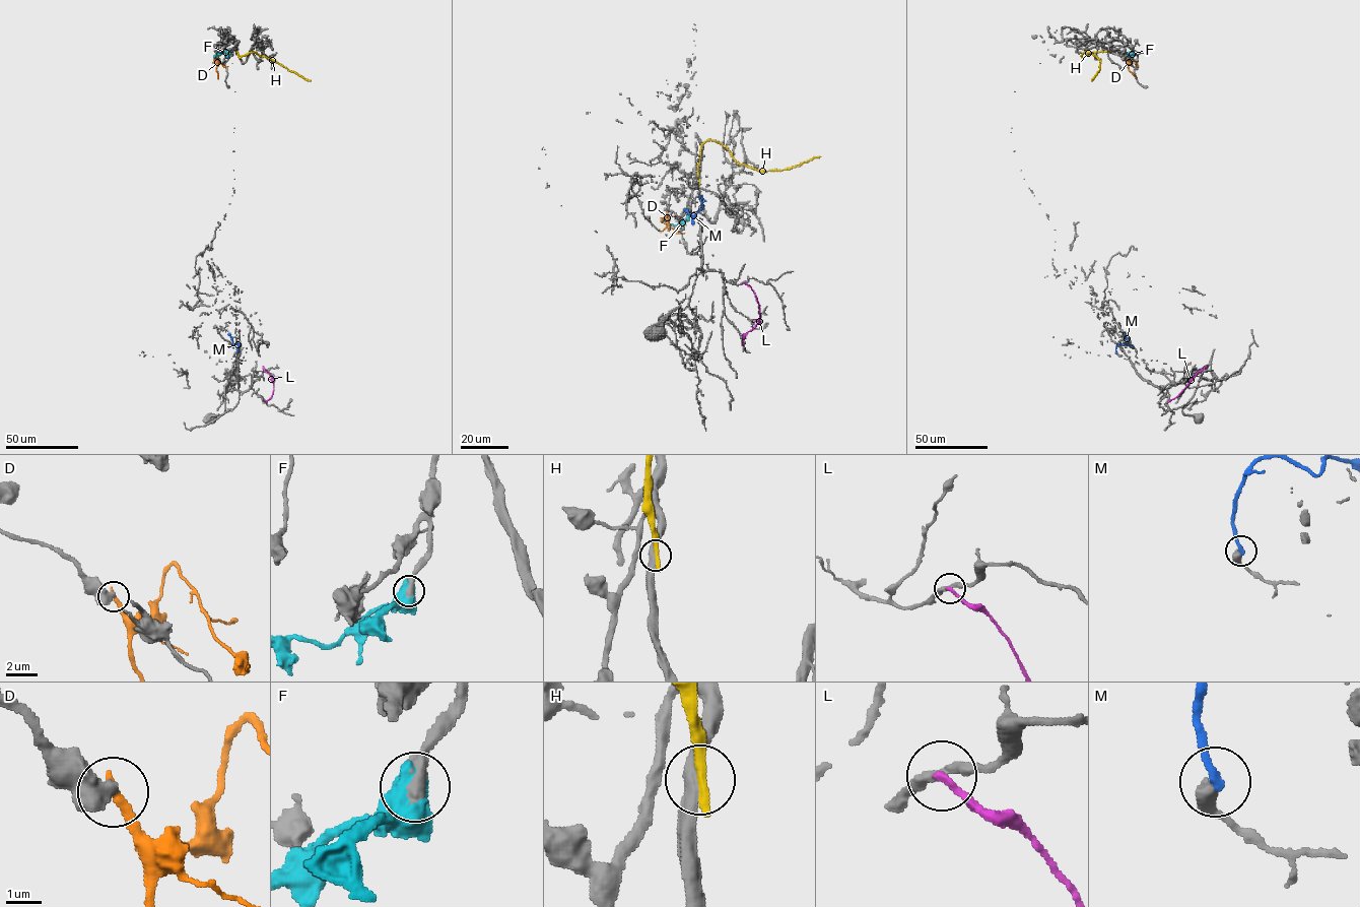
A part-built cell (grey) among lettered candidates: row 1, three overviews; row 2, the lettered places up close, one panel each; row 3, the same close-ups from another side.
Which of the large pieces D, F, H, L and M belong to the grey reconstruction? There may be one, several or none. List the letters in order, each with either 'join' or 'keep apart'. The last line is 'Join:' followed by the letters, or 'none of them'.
D: keep apart
F: join
H: keep apart
L: keep apart
M: keep apart
Join: F

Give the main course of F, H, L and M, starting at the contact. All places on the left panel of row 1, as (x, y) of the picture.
F: (229, 53), (213, 56)
H: (236, 51), (240, 58), (255, 53), (311, 80)
L: (264, 400), (271, 397), (274, 384), (263, 366)
M: (236, 352), (239, 343), (232, 344), (228, 333)

